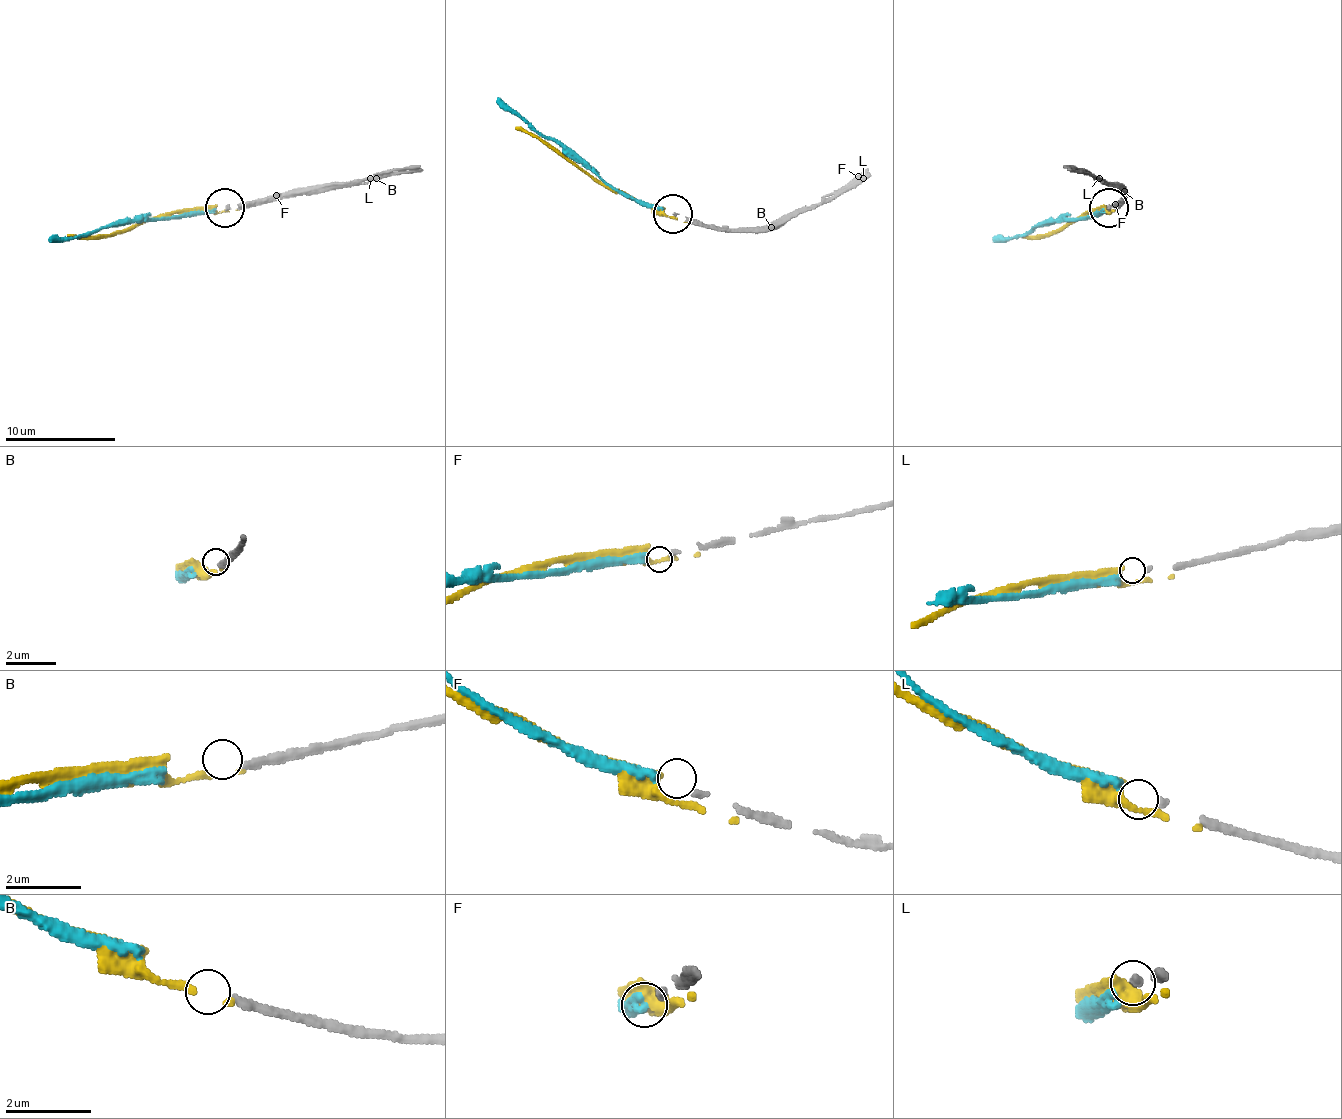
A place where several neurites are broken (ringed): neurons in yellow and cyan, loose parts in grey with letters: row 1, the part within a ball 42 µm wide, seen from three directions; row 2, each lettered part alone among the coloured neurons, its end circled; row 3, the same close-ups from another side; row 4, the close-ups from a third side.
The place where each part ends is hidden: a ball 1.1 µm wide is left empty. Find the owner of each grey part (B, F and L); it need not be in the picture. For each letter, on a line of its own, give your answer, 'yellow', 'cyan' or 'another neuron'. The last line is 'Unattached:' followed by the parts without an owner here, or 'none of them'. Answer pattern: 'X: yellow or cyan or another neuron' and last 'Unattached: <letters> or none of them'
B: another neuron
F: cyan
L: yellow
Unattached: B

